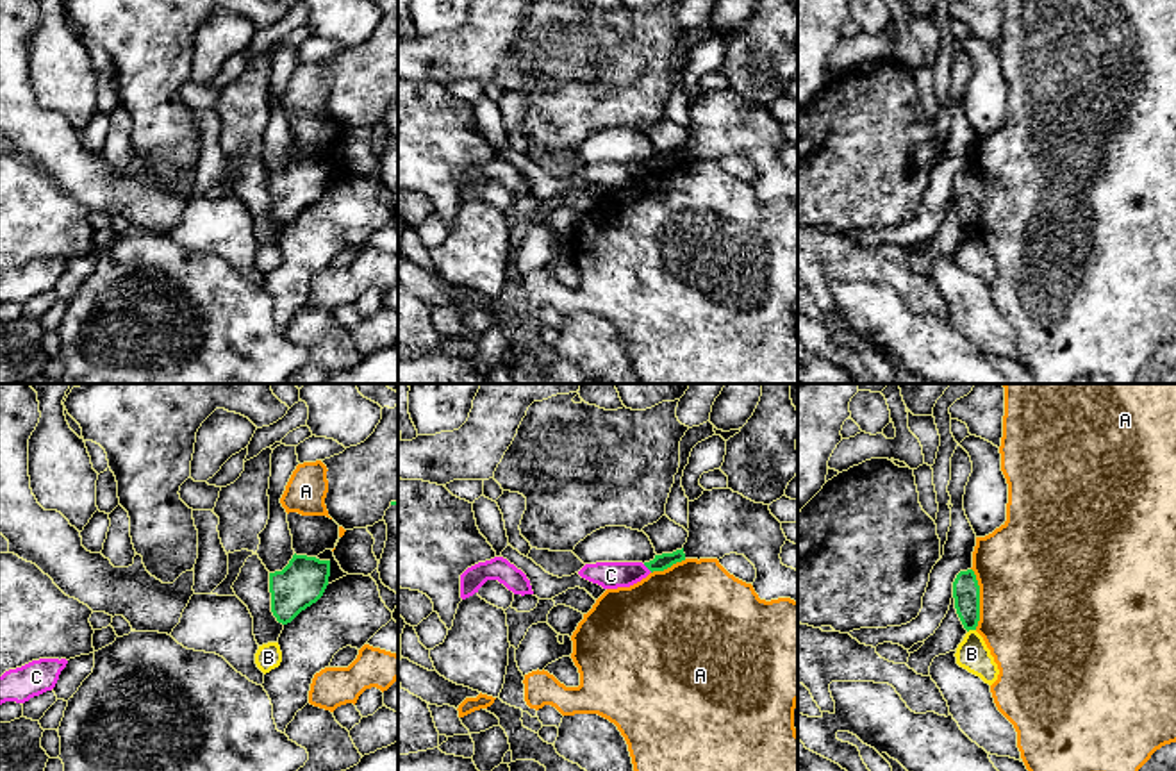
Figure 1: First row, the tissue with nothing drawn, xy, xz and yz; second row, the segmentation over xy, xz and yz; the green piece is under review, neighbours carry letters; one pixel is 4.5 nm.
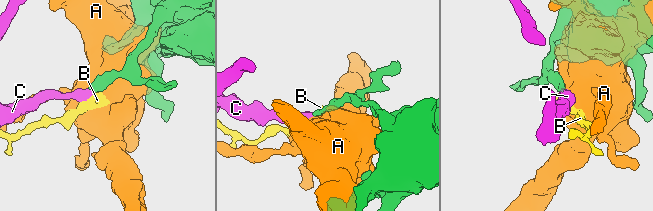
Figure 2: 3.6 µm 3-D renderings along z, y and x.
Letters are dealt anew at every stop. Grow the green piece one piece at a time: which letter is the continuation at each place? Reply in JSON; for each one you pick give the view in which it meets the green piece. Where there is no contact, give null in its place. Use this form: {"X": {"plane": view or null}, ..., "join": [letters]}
{"join": []}

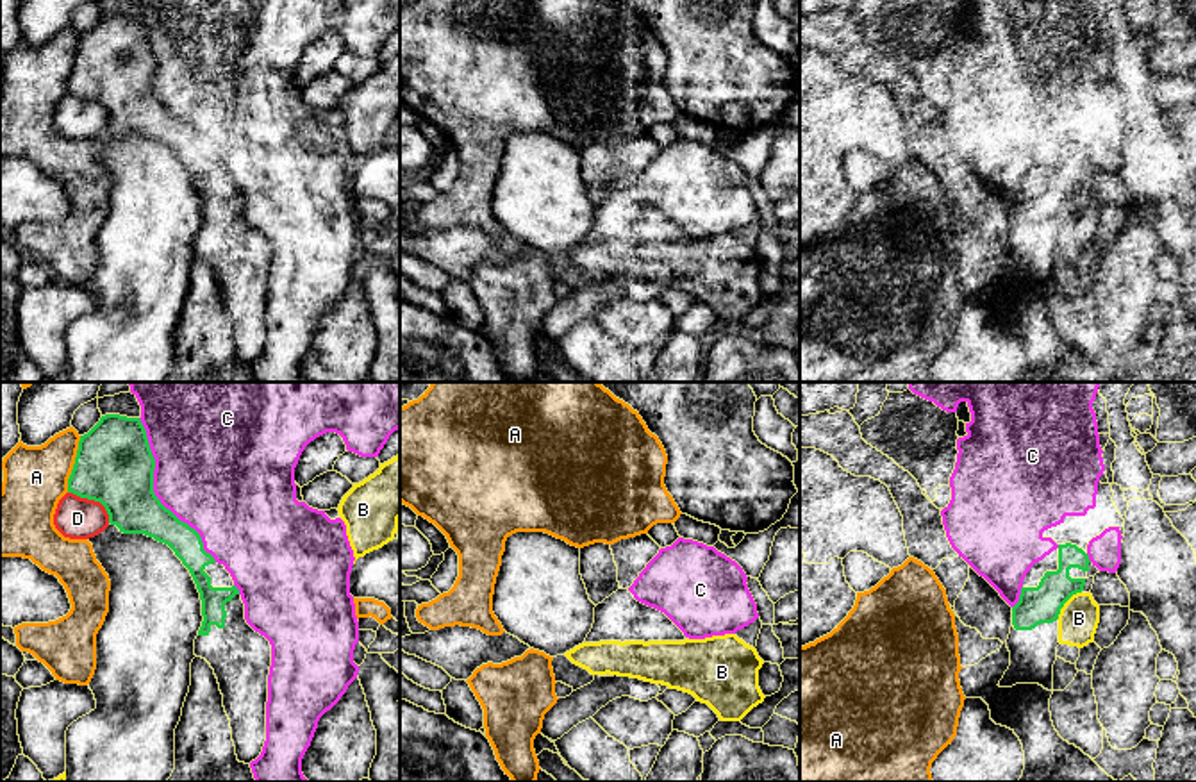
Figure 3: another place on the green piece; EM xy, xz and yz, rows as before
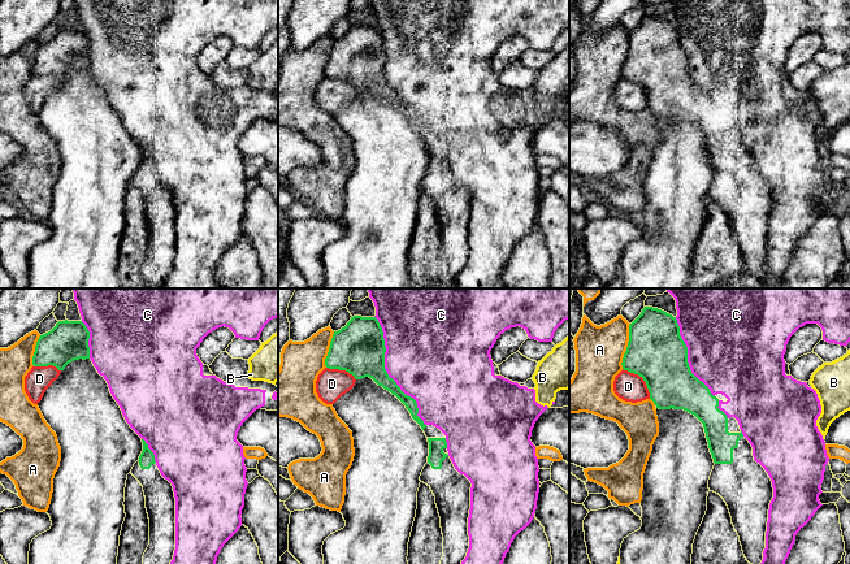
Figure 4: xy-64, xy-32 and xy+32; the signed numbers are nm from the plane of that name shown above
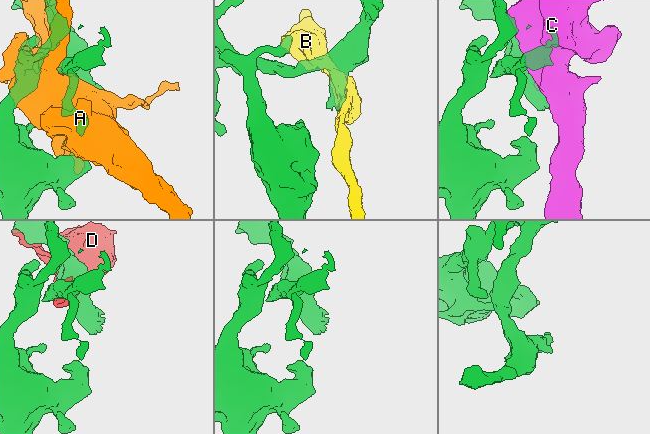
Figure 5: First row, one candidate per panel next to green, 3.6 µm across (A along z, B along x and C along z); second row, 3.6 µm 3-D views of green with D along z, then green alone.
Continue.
{"join": []}

